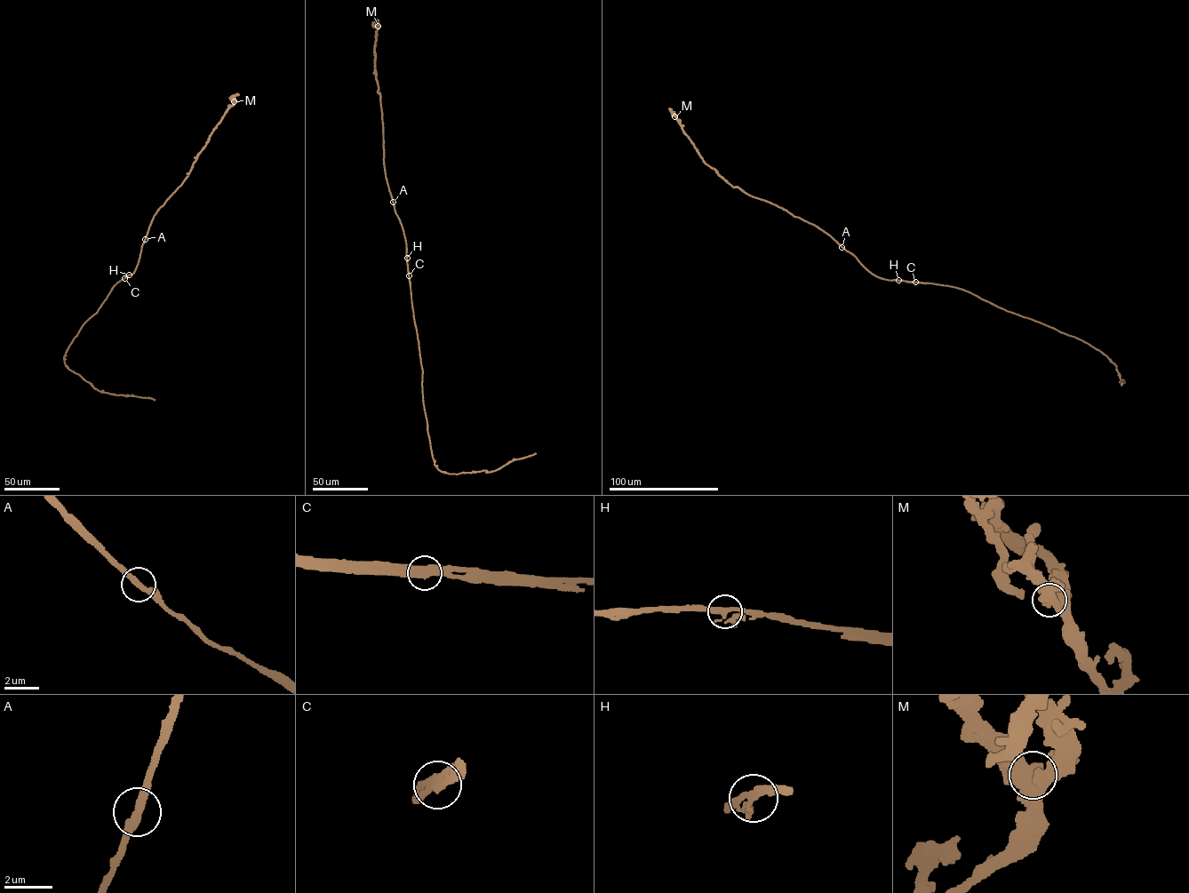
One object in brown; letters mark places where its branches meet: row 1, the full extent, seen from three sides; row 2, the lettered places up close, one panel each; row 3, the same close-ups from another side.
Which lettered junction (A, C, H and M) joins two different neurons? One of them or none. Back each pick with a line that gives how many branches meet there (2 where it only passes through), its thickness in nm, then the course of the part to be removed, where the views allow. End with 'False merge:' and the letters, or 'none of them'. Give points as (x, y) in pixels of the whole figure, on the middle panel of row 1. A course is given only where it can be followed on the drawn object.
C: 2 | 380 nm
False merge: C

